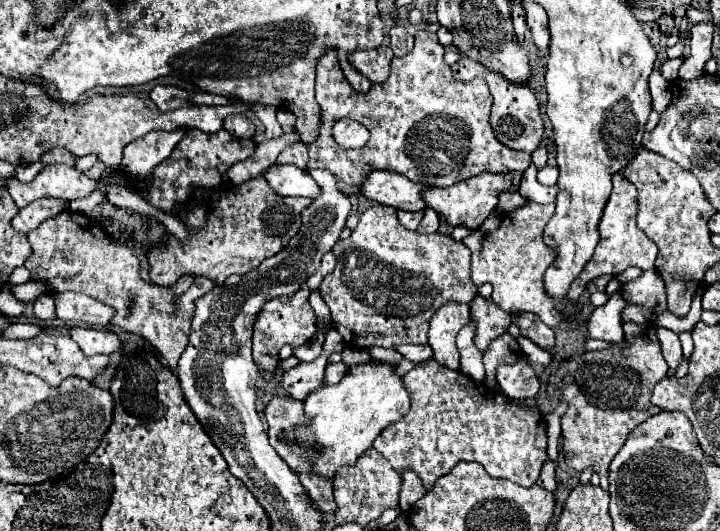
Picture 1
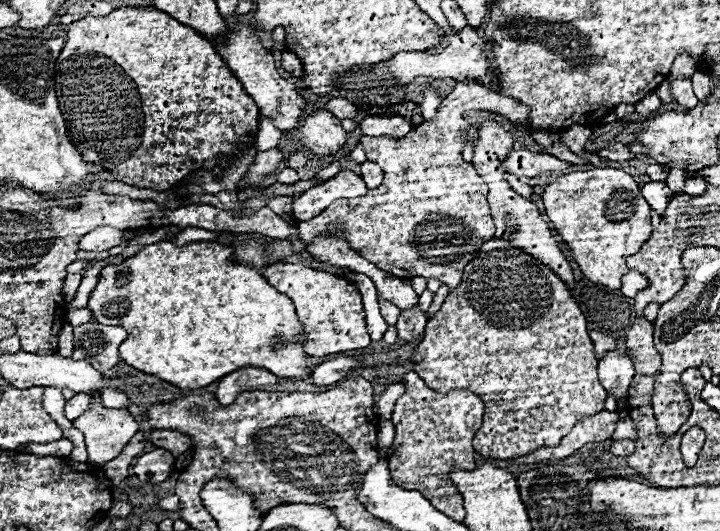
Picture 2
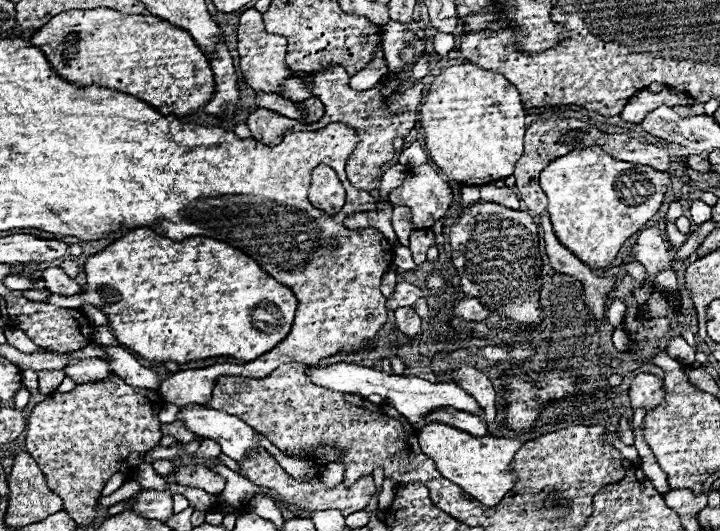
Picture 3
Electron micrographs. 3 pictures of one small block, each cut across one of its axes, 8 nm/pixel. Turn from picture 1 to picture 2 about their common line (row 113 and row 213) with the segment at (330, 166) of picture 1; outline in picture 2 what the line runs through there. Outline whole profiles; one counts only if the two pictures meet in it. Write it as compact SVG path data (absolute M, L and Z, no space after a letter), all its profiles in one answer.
M474 80L456 82L454 90L442 100L436 116L432 120L422 122L420 126L412 128L406 138L392 140L390 136L362 136L360 144L366 148L366 156L370 162L376 162L384 170L384 180L378 188L370 190L362 198L354 198L352 202L346 202L344 198L334 200L320 216L300 222L300 238L304 244L310 244L318 236L326 234L330 226L340 226L340 238L344 238L354 252L358 252L368 262L376 264L380 270L390 272L398 278L436 278L442 284L456 288L462 278L464 266L476 256L484 240L494 238L496 226L490 216L490 208L486 202L488 186L484 180L476 174L474 166L464 162L460 156L462 144L464 144L464 128L468 126L462 118L468 110L494 110L498 114L504 114L514 124L522 122L528 114L526 106L518 100L512 100L508 96L500 96L498 92L492 92Z

